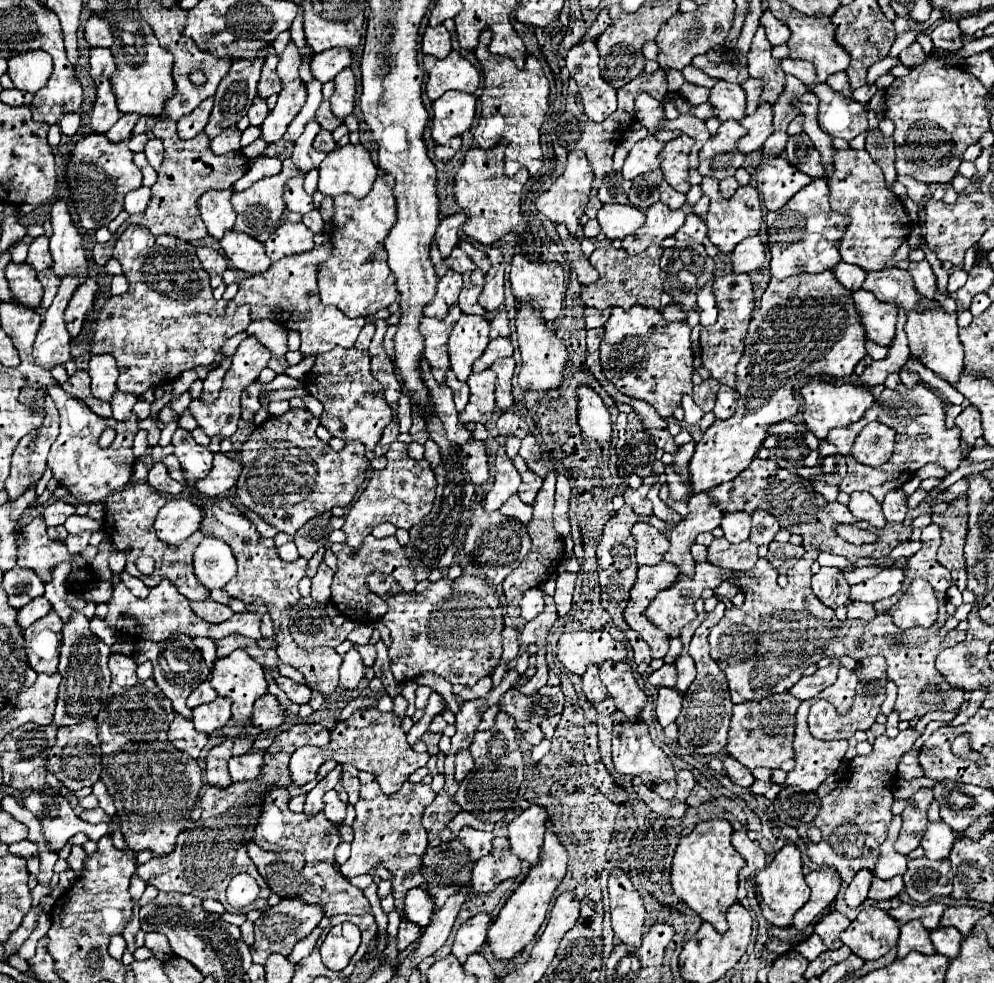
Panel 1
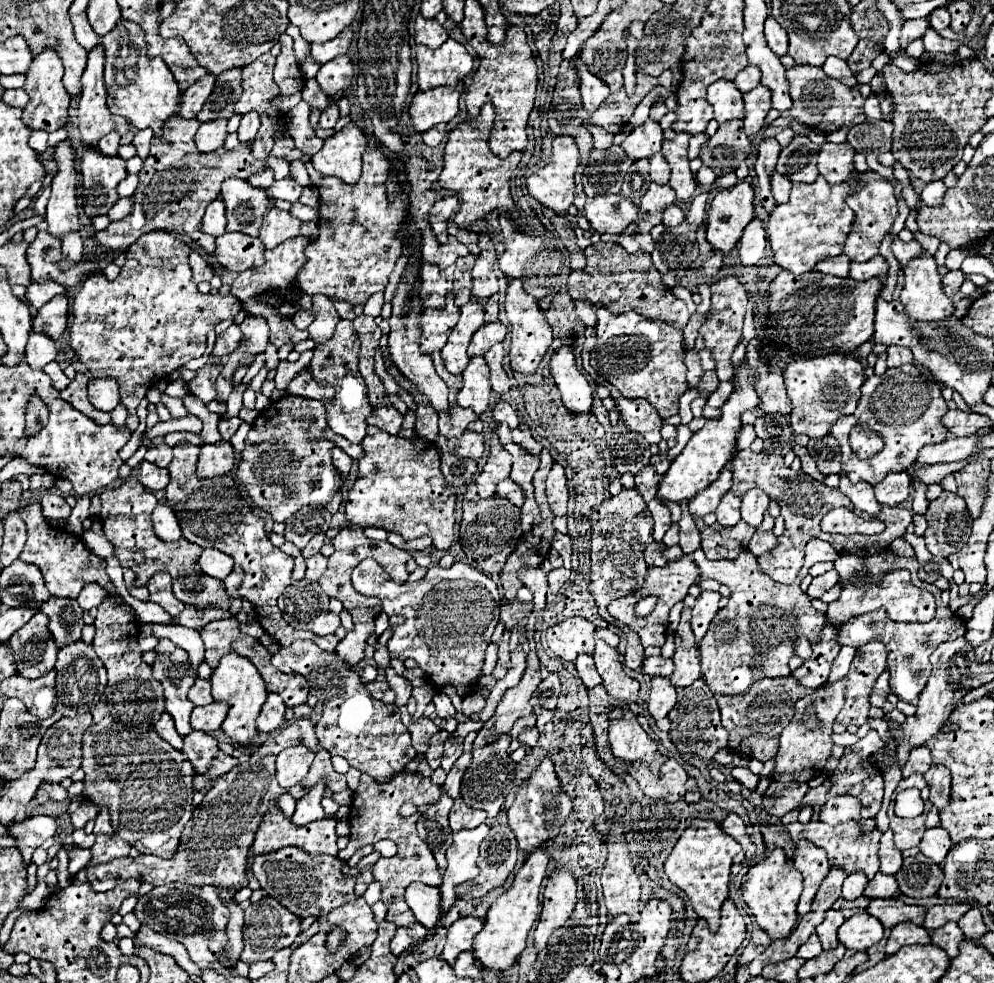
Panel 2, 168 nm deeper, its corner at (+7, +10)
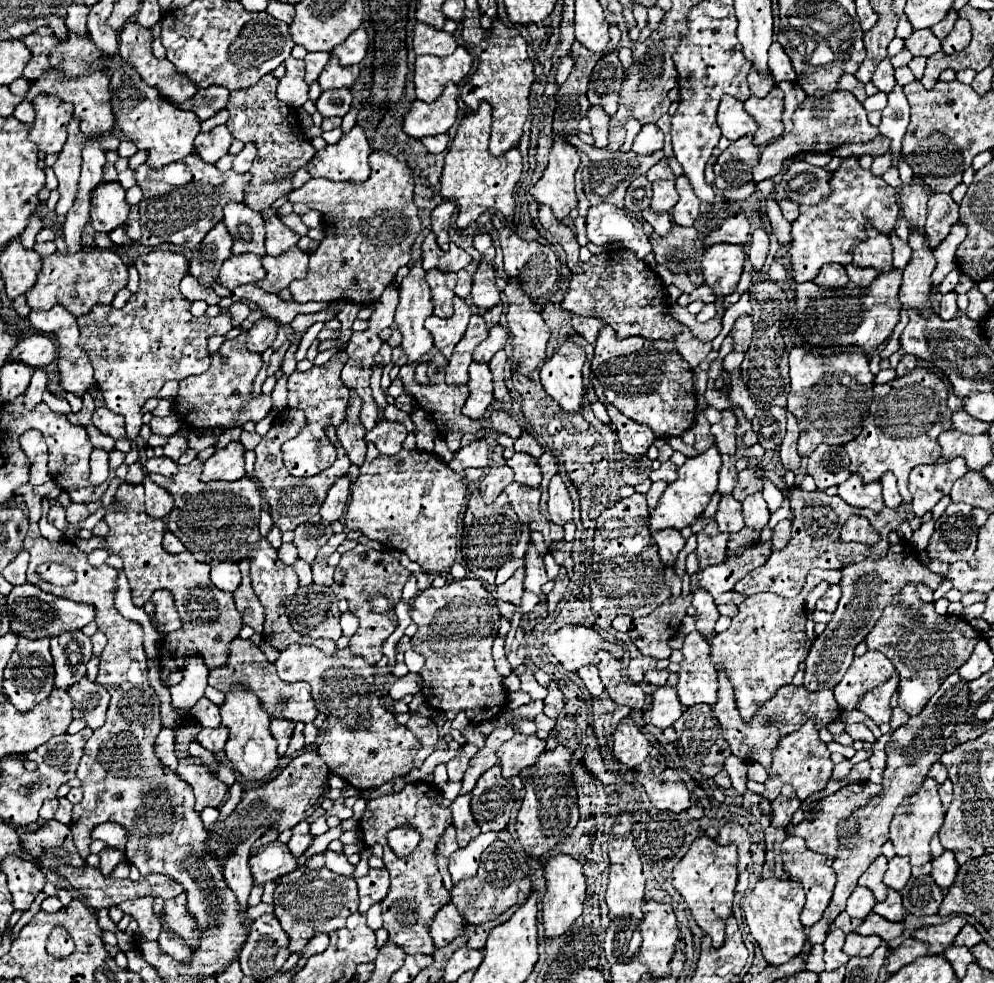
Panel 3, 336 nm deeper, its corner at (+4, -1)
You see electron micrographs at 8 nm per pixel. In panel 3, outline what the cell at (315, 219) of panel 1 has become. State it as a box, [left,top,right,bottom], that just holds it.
[281,212,309,236]

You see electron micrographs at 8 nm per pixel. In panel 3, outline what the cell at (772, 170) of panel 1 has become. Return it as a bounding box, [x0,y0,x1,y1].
[779,198,799,222]

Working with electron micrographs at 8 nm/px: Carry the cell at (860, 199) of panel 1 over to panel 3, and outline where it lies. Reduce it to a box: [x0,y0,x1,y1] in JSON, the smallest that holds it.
[853,224,893,272]

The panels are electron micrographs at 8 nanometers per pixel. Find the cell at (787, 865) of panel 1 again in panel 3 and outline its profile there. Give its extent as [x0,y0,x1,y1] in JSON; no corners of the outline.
[743,878,807,966]

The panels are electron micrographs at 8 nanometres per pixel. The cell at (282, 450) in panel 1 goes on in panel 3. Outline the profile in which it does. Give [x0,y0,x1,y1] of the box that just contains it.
[253,408,351,532]

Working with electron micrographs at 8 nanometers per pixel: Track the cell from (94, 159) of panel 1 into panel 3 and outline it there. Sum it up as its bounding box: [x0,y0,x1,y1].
[91,182,129,232]

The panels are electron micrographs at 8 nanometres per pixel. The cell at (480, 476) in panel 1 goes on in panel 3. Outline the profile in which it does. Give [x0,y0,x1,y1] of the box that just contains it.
[449,440,489,472]

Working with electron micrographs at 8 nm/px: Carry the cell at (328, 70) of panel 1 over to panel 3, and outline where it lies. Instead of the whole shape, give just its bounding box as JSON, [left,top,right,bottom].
[331,28,369,66]

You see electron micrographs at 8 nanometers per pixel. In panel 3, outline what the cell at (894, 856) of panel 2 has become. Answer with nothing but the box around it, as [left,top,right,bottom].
[883,856,911,890]

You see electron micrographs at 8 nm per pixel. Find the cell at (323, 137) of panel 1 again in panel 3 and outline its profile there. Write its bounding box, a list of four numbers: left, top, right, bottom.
[315,88,351,118]

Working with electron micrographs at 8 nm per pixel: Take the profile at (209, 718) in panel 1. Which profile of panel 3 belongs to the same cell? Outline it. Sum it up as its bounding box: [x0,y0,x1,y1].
[197,726,229,752]

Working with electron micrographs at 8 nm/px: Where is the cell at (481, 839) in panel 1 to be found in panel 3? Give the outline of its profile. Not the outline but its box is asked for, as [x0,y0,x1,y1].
[449,832,497,884]

